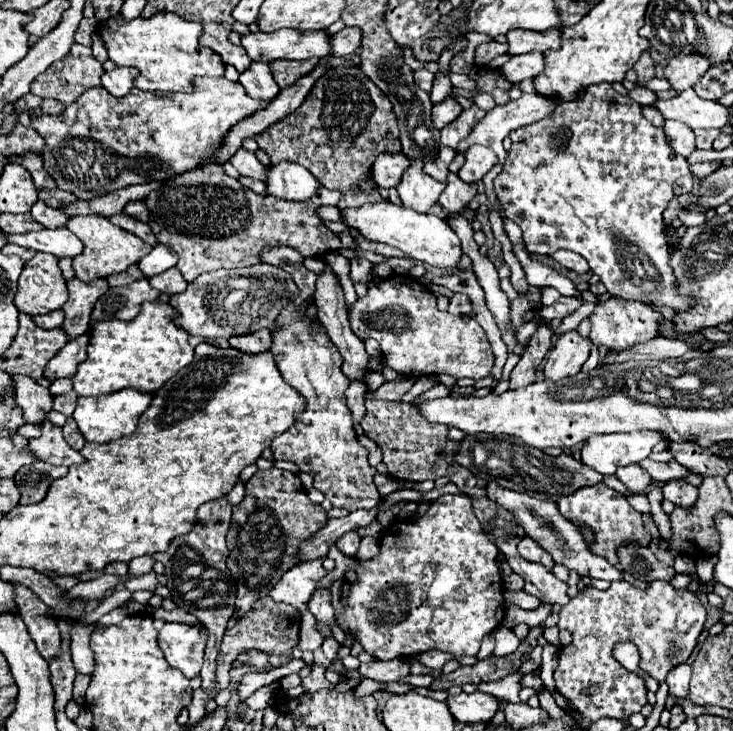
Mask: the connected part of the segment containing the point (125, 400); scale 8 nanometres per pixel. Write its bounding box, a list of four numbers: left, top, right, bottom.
[74,388,154,444]

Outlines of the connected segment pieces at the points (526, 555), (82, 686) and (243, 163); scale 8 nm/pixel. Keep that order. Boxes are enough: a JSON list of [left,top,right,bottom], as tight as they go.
[[518,536,554,570],[72,674,90,706],[232,148,264,180]]

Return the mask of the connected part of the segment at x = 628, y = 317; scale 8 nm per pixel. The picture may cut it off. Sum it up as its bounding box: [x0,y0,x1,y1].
[590,296,662,350]

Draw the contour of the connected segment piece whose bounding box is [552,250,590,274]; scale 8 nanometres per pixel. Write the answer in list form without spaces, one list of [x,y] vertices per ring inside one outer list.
[[[558,250],[558,252],[552,254],[552,258],[558,260],[562,266],[566,266],[568,270],[574,270],[576,274],[586,274],[590,270],[588,262],[582,256],[578,256],[576,252],[570,252],[570,250]]]

